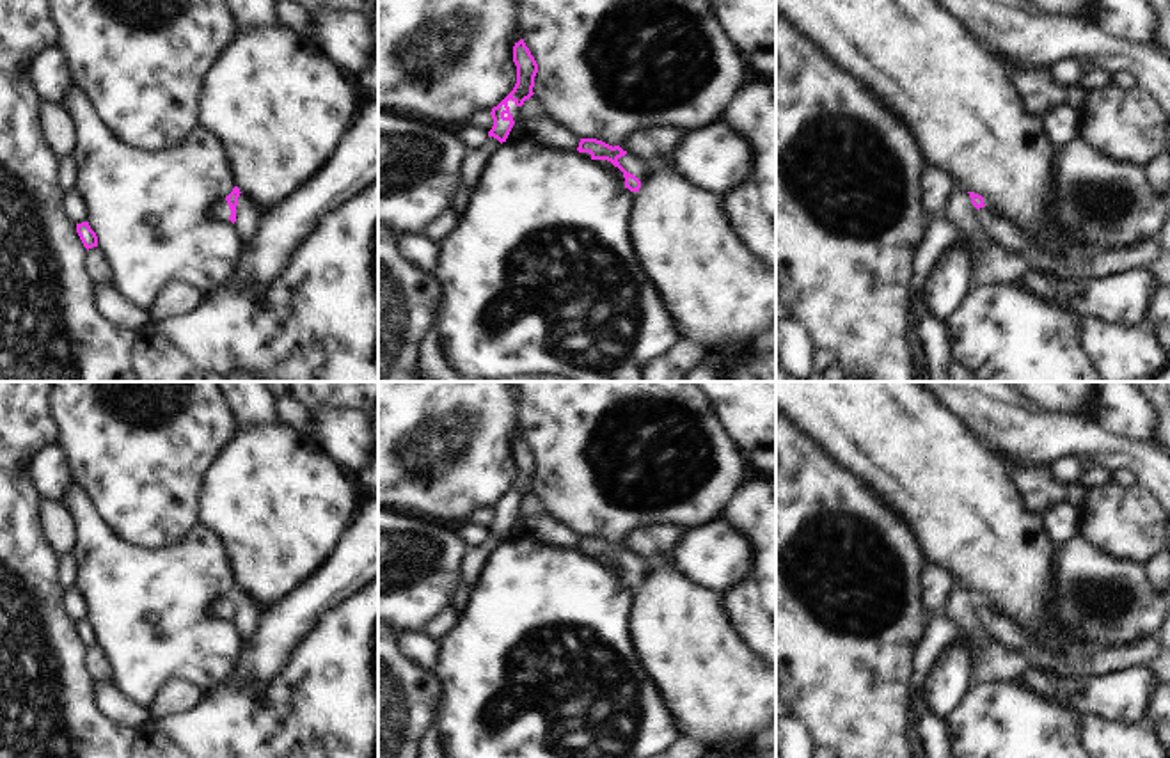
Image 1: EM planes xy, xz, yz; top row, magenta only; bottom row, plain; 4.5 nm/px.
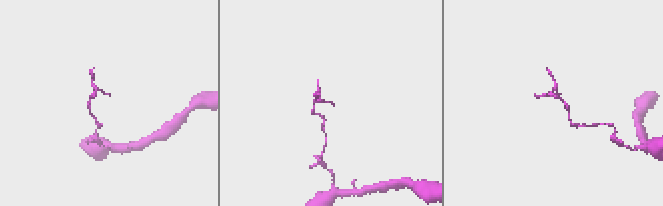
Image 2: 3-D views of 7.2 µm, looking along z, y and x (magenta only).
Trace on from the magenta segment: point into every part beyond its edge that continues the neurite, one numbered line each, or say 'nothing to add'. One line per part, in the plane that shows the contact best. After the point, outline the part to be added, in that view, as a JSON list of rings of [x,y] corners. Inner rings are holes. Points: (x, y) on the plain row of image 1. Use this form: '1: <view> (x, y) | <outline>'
1: xz (641, 567) | [[[630,552],[618,556],[618,559],[627,570],[634,572],[639,579],[644,579],[655,565],[655,561]]]

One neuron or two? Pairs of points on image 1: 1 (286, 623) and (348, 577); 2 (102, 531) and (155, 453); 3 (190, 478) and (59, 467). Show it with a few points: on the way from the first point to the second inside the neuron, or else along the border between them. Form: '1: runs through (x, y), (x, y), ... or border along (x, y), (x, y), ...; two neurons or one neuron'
1: runs through (302, 607), (332, 584); one neuron
2: border along (84, 485), (98, 512), (139, 547); two neurons
3: border along (59, 441), (66, 451), (71, 476), (77, 481); two neurons

